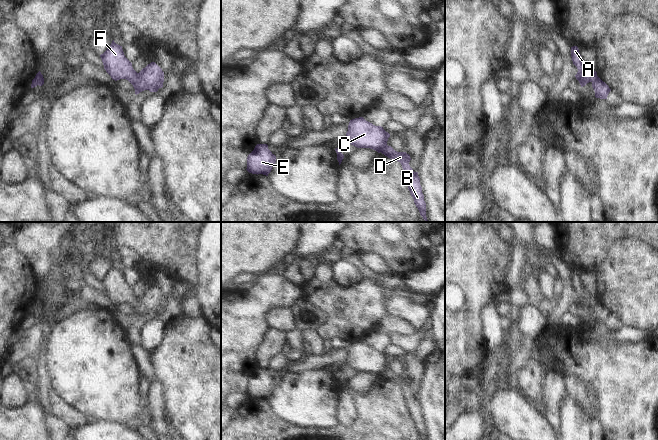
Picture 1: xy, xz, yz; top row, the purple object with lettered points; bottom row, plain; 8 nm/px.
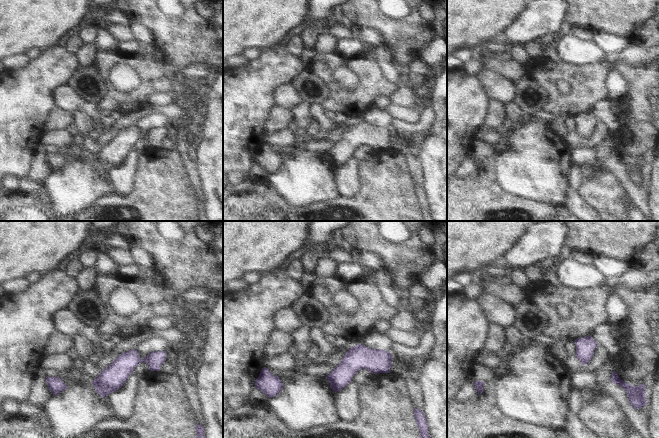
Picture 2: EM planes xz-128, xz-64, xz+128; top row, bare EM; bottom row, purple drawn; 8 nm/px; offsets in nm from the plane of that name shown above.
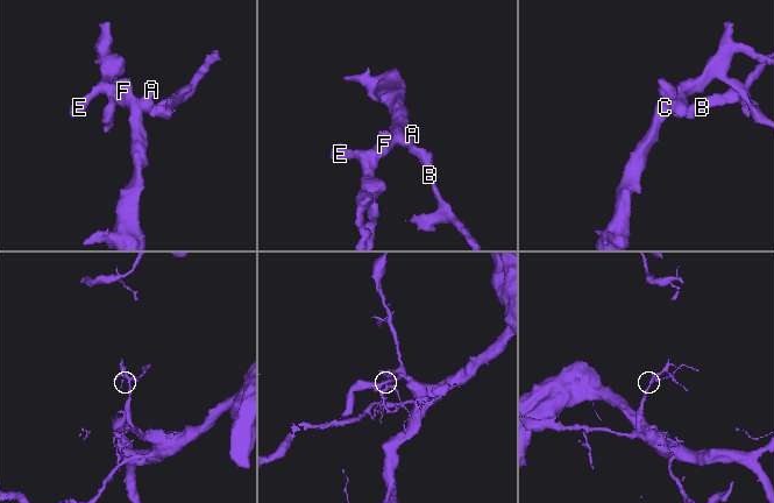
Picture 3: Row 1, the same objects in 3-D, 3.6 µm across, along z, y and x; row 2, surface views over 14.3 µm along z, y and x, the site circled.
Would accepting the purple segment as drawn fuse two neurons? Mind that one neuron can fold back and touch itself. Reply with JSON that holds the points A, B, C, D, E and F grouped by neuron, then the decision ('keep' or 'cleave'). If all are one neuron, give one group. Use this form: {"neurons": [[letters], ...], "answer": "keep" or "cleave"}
{"neurons": [["A", "C", "E", "F"], ["B", "D"]], "answer": "cleave"}

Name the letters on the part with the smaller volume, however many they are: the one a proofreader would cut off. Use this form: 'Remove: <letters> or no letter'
Remove: B, D

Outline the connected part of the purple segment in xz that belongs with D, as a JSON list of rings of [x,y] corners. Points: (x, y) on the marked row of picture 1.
[[[386,145],[382,151],[382,154],[390,159],[396,160],[401,163],[404,175],[406,177],[406,183],[410,191],[411,196],[414,199],[414,203],[418,208],[420,215],[428,222],[426,217],[426,203],[424,201],[424,195],[422,193],[422,187],[420,185],[420,178],[418,172],[414,172],[410,167],[409,162],[411,160],[410,155],[406,152],[397,152],[391,146]]]

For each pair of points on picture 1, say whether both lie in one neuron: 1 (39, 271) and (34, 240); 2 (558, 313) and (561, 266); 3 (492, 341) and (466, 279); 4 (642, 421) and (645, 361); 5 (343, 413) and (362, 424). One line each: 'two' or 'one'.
1: one
2: one
3: two
4: one
5: two

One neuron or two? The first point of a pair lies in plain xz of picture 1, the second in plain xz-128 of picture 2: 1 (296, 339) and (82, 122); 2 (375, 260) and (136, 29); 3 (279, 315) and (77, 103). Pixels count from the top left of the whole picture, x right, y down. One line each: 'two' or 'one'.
1: one
2: one
3: one

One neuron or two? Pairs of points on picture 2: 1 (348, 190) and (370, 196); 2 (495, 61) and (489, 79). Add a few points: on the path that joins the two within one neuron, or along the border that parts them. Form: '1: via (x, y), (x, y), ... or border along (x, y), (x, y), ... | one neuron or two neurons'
1: border along (358, 169), (359, 189), (350, 196), (340, 196) | two neurons
2: border along (482, 70), (490, 70), (513, 81) | two neurons

